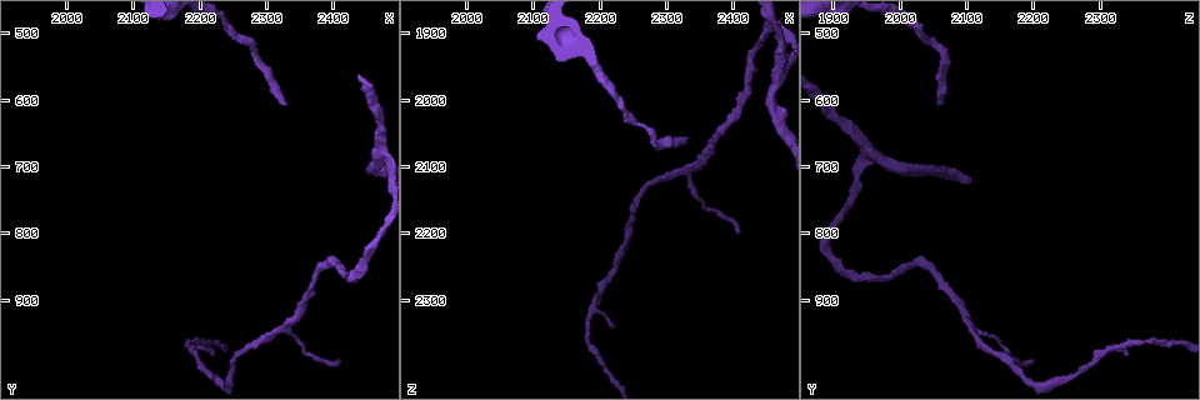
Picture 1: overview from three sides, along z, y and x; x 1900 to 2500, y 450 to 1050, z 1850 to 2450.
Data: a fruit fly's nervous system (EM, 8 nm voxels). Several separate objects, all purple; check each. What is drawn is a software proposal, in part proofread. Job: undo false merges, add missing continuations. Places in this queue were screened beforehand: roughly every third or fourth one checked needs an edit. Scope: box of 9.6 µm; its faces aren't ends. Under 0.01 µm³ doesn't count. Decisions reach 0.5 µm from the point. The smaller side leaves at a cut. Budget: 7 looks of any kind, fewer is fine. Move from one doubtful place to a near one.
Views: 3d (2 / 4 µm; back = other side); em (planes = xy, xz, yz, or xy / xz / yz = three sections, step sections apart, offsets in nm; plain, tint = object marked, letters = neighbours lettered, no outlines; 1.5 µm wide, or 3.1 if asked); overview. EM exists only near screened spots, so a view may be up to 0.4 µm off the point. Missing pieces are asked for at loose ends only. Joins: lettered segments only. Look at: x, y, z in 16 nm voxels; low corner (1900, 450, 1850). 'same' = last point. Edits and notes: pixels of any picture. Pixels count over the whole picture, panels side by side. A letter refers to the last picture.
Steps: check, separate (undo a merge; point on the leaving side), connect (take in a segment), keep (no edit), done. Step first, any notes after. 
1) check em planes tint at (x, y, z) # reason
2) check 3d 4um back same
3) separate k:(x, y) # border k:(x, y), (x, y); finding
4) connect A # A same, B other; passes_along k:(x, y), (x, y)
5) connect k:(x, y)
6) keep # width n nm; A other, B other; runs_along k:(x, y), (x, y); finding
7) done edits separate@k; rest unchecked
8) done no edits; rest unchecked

check em planes letters at (2410, 990, 2200) # an open end

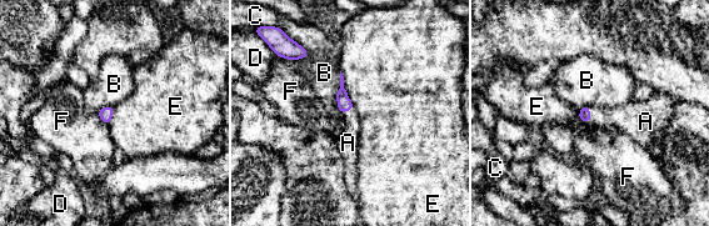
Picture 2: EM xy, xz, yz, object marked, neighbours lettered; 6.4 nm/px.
connect A # A same, B other, C other, D other, E other, F other; passes_along 2:(584, 114), (589, 115), (628, 117); the neuron continues

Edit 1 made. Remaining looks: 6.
check overview

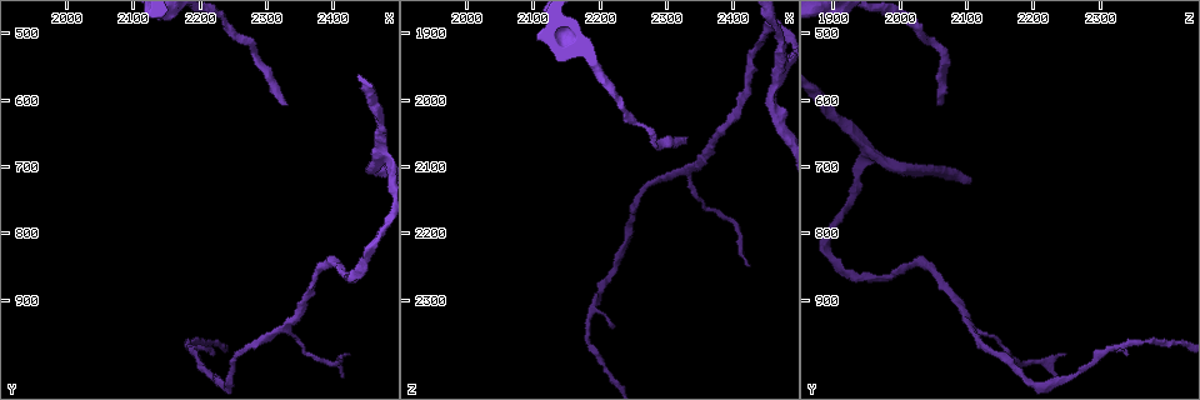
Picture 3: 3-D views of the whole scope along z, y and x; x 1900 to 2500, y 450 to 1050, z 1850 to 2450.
check 3d 2um at (2215, 985, 2345) # thin end

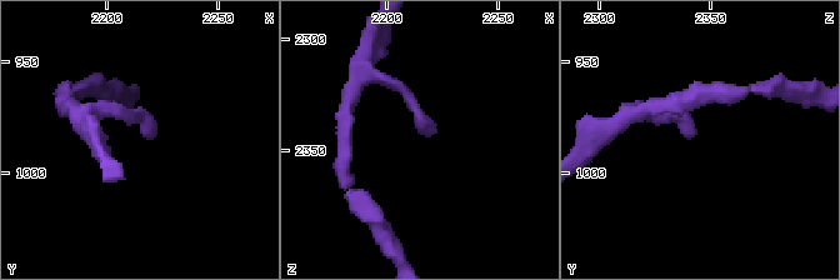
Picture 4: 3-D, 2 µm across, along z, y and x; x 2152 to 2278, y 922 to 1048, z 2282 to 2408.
check em planes tint at (2216, 983, 2342) # now the EM

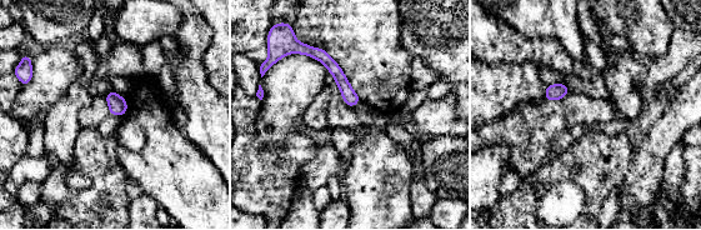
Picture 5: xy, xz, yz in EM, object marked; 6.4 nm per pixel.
check em planes letters same

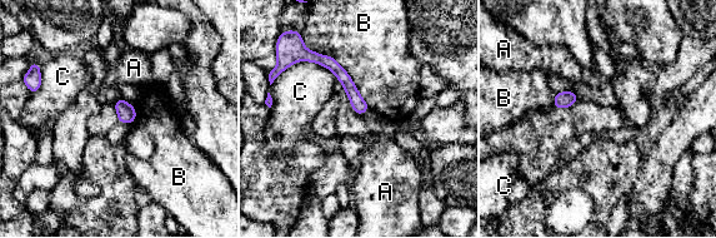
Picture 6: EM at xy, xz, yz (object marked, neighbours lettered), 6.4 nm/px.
keep # A other, B other, C other; border 6:(331, 56), (345, 70), (370, 108); no lettered segment goes on from it

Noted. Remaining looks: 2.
done edits connect@2; rest unchecked

